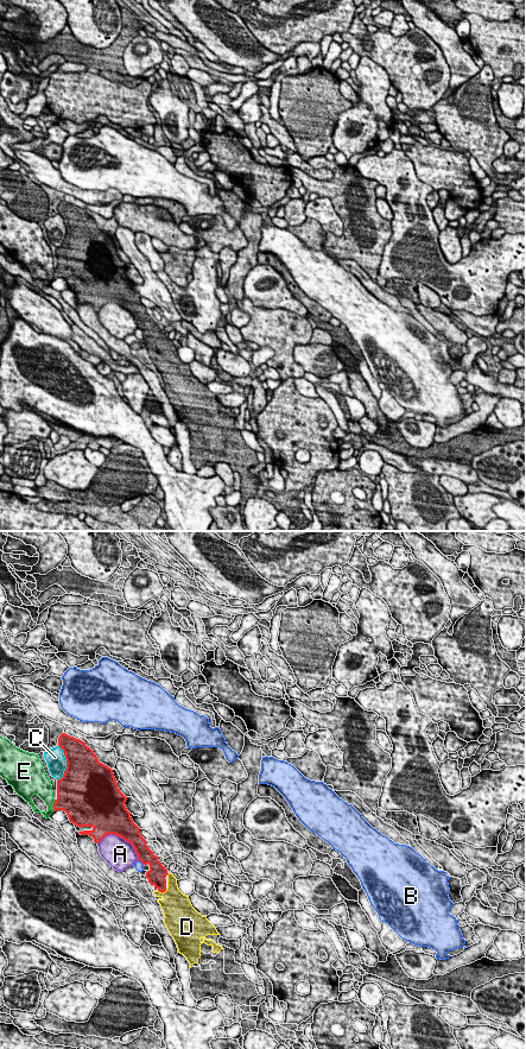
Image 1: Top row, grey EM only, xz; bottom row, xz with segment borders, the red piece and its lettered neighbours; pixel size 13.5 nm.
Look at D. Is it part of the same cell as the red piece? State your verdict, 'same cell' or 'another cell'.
same cell

